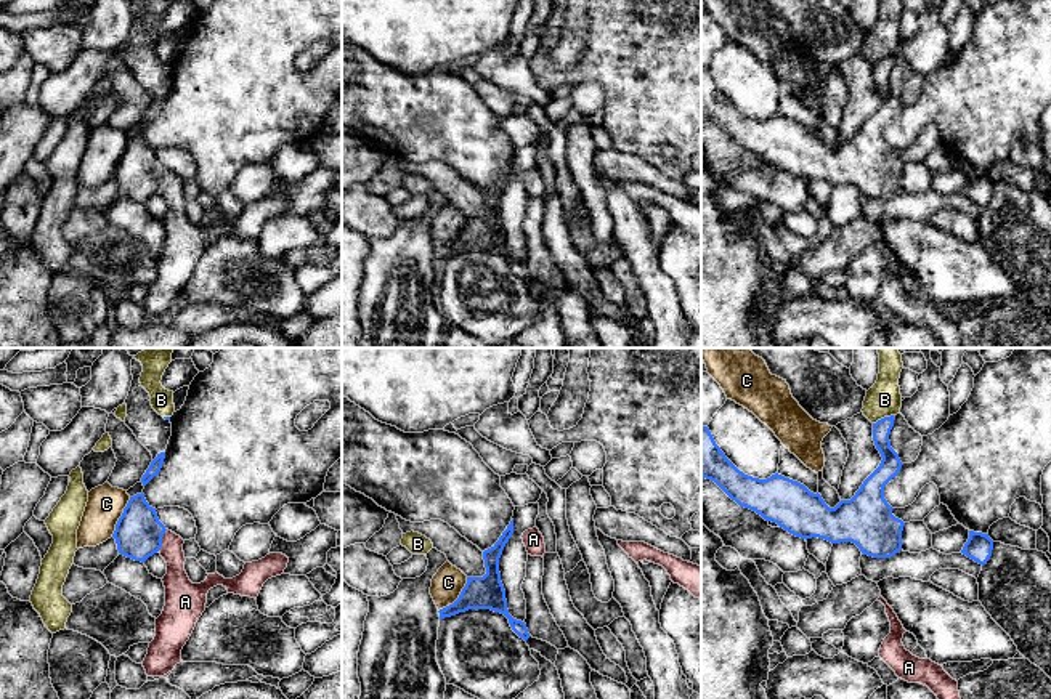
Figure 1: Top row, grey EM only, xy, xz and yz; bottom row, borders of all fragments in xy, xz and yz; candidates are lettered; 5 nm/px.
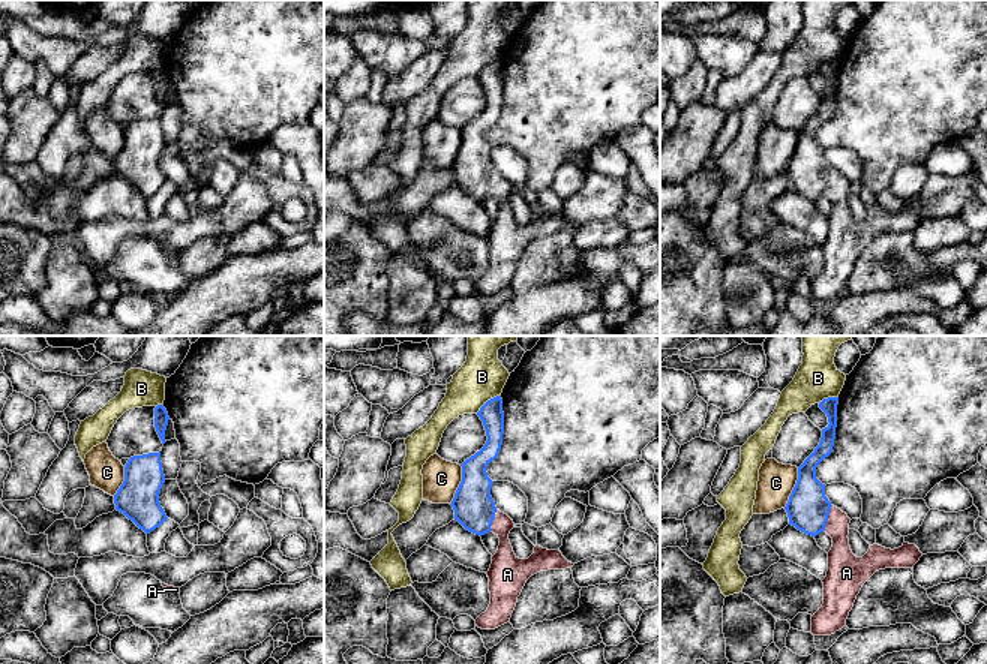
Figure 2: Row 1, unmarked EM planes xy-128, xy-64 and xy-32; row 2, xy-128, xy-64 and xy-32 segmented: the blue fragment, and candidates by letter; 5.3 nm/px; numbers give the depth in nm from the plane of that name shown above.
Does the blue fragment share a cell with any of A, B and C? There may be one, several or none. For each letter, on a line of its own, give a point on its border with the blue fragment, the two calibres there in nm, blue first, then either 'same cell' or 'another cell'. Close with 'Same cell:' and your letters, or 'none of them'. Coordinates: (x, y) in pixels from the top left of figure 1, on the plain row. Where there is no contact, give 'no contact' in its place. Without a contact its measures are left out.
A: meets blue in xy at (161, 181); 240 nm thick on the blue side, 140 nm on the other; same cell
B: meets blue in yz at (883, 60); 110 nm thick on the blue side, 170 nm on the other; another cell
C: meets blue in xz at (459, 238); 170 nm thick on the blue side, 160 nm on the other; another cell
Same cell: A

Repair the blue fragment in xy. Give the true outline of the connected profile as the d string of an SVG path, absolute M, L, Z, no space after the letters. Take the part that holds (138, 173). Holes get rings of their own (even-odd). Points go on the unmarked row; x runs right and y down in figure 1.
M143 133L130 138L112 178L119 194L127 199L144 204L159 192L167 204L162 220L165 247L156 260L156 277L143 301L148 317L164 317L181 303L181 290L205 252L210 229L223 226L228 234L257 239L263 224L281 216L289 204L286 196L270 194L246 204L242 213L233 220L215 213L204 223L193 224L185 212L185 181L159 162L156 149L146 143Z

